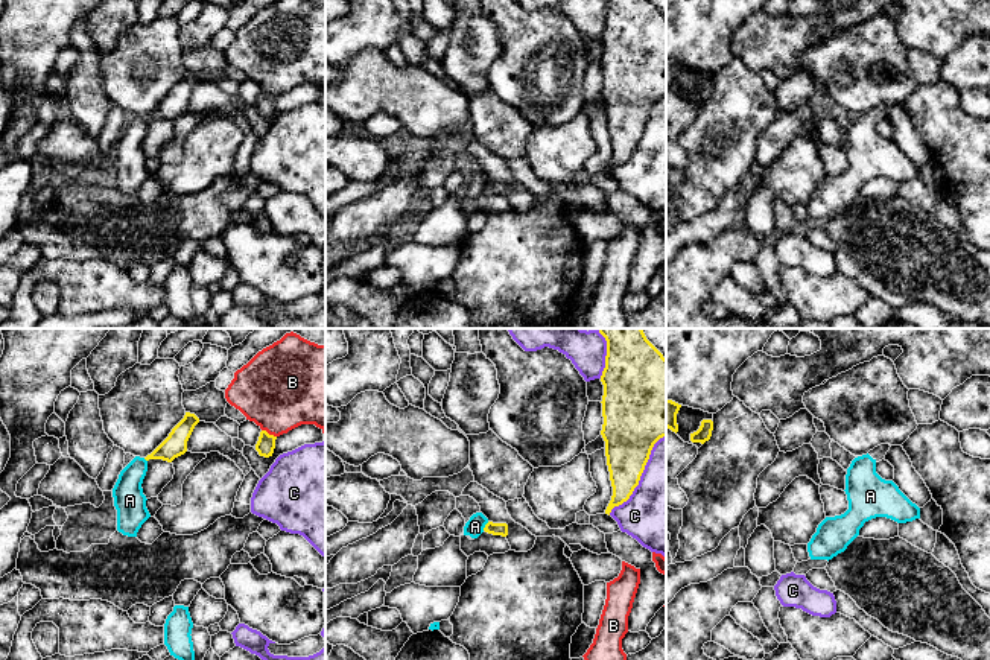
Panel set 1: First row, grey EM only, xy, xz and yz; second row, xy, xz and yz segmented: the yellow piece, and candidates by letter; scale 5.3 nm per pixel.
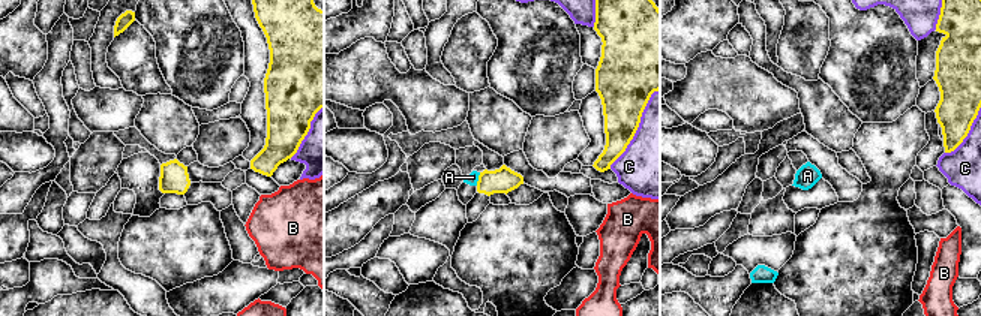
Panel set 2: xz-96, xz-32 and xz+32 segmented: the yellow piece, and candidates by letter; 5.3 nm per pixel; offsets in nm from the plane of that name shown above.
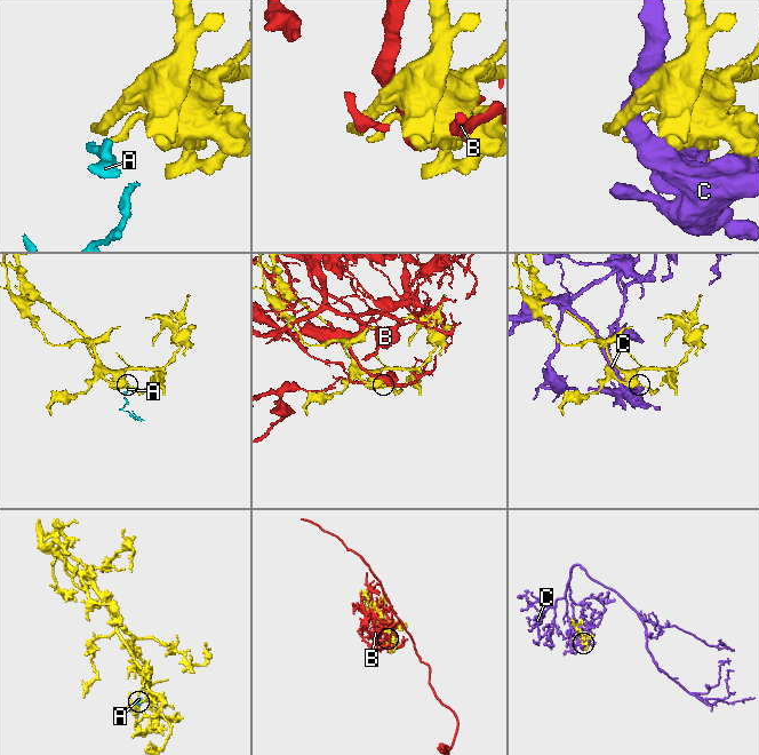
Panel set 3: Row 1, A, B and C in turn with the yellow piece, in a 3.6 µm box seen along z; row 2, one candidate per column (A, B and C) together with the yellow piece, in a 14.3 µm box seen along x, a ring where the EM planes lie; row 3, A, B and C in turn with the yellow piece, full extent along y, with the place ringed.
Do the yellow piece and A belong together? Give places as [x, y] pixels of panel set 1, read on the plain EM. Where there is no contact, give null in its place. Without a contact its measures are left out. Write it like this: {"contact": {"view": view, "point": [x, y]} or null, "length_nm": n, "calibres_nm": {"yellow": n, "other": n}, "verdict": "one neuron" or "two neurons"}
{"contact": {"view": "xz", "point": [485, 186]}, "length_nm": 60, "calibres_nm": {"yellow": 60, "other": 100}, "verdict": "two neurons"}

